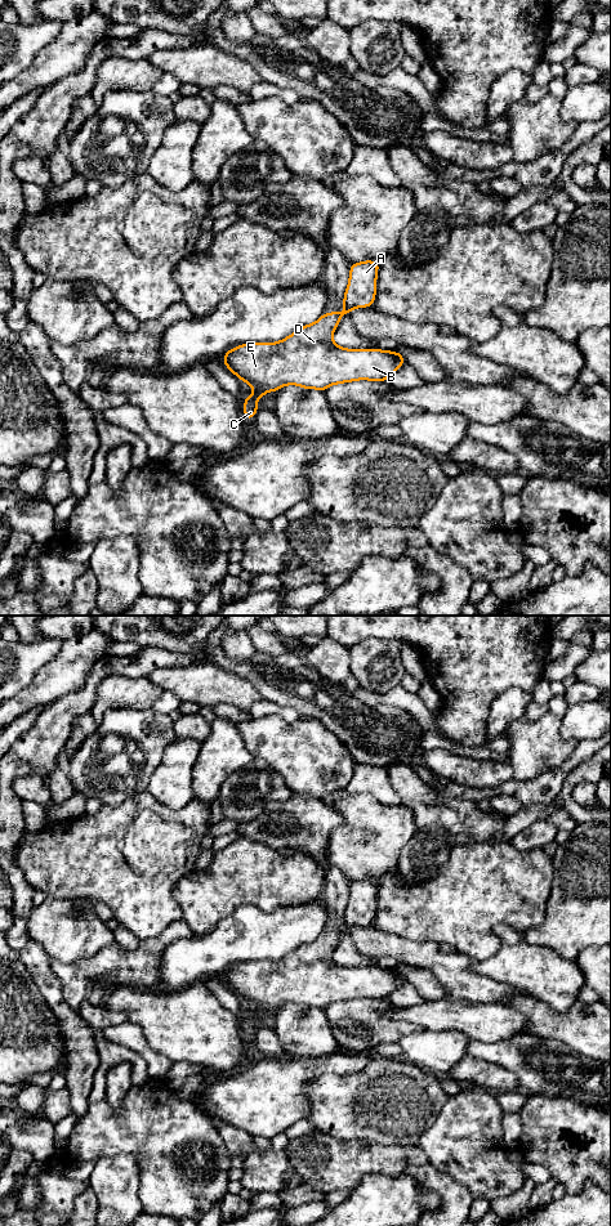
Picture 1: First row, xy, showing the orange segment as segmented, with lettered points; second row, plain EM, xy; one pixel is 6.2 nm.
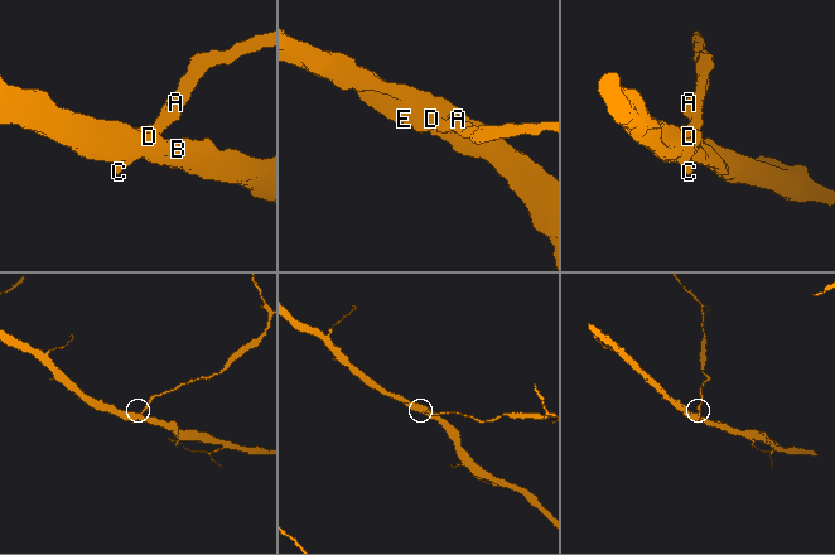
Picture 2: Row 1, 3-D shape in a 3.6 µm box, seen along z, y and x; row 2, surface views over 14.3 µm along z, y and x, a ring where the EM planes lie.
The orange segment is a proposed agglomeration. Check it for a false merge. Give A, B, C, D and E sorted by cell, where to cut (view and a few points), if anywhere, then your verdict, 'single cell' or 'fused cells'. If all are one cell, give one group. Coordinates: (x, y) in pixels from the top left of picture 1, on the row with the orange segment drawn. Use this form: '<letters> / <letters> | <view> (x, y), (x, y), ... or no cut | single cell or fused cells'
A B C D E | no cut | single cell

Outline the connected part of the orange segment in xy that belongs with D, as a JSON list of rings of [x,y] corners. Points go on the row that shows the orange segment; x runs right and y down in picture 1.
[[[380,260],[352,263],[342,313],[324,313],[315,323],[304,325],[277,343],[247,343],[223,354],[223,363],[255,393],[245,397],[244,417],[250,421],[258,399],[285,385],[325,391],[329,386],[358,381],[388,381],[407,363],[400,352],[347,349],[333,340],[343,316],[354,308],[373,306]]]

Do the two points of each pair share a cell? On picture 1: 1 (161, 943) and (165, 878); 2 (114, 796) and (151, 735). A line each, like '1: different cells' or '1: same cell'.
1: different cells
2: same cell

